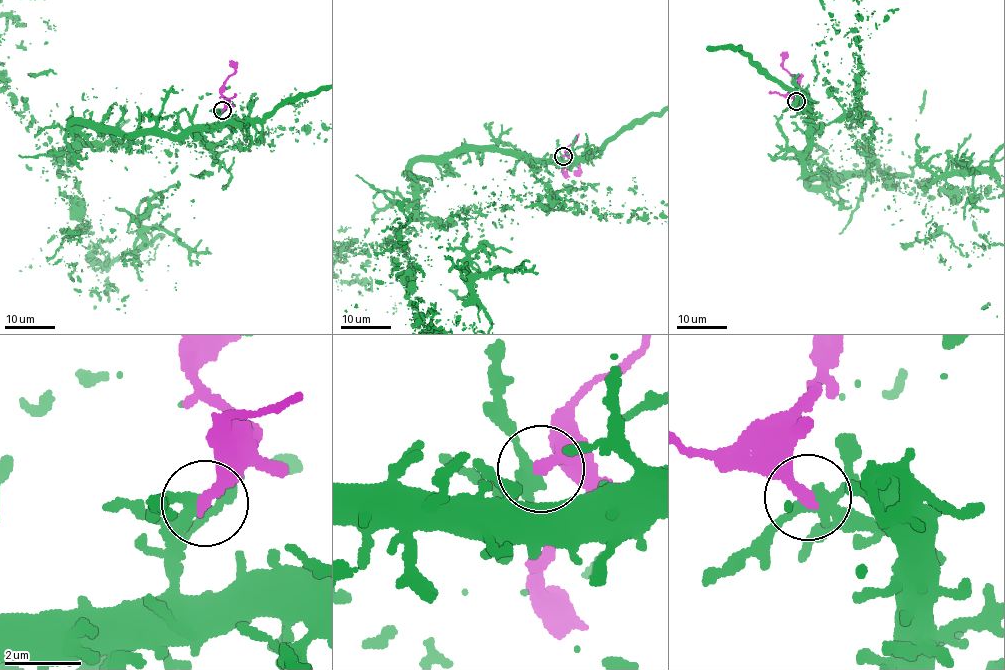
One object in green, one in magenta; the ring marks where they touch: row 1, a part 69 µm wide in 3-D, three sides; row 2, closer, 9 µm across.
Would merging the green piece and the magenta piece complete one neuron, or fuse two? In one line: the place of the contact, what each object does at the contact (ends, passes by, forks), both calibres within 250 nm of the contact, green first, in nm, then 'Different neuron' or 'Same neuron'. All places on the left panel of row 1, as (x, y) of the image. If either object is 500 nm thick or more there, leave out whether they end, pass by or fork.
Place: (222, 110). At the ring green forks. At the ring magenta ends. Thickness 280 nm (green) against 280 nm. Different neuron

